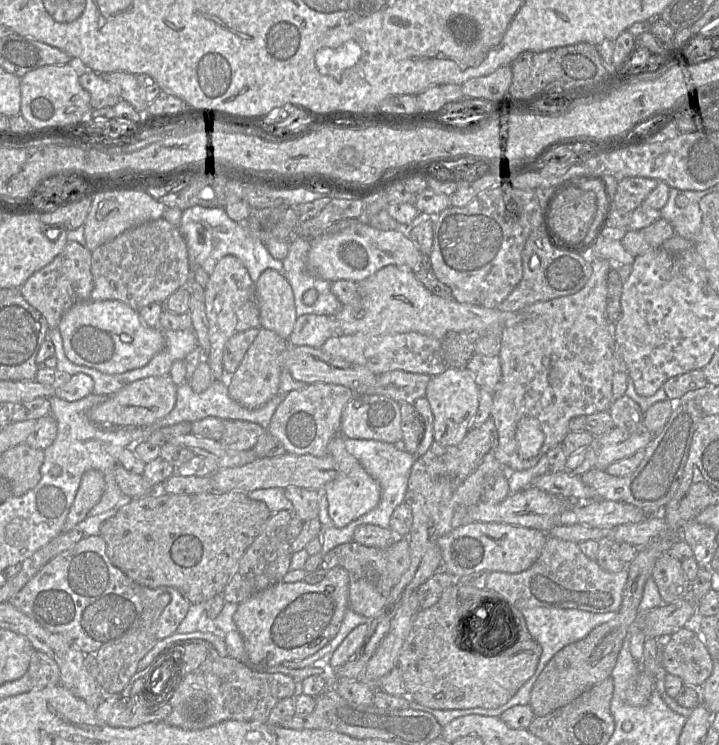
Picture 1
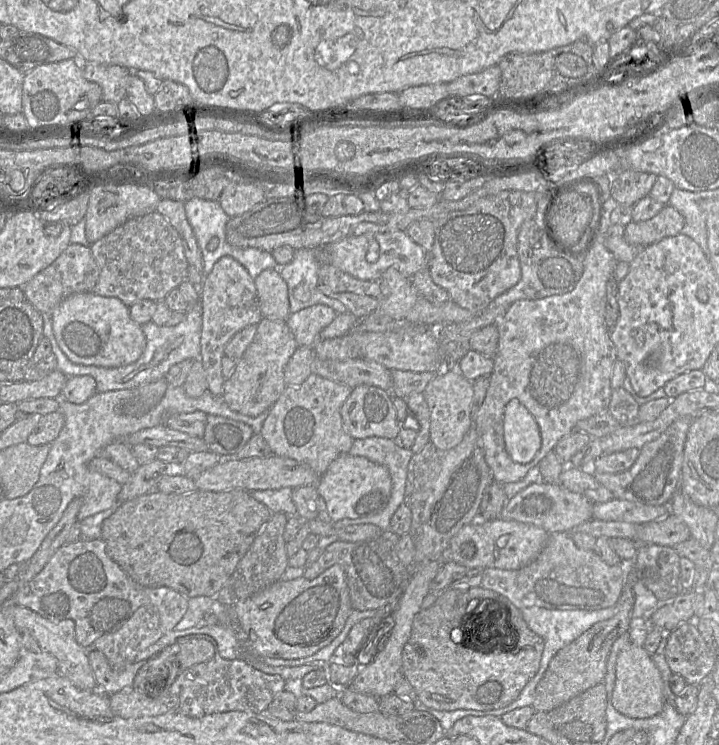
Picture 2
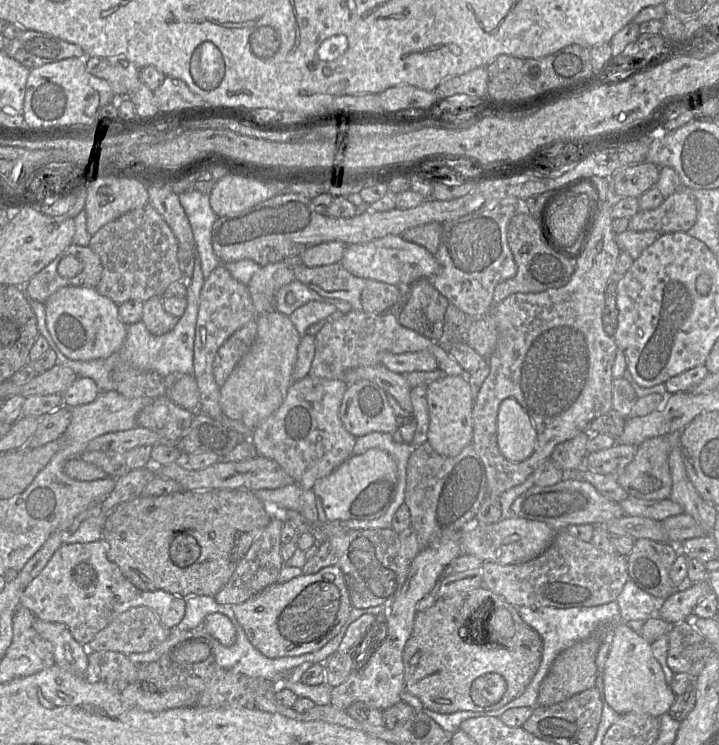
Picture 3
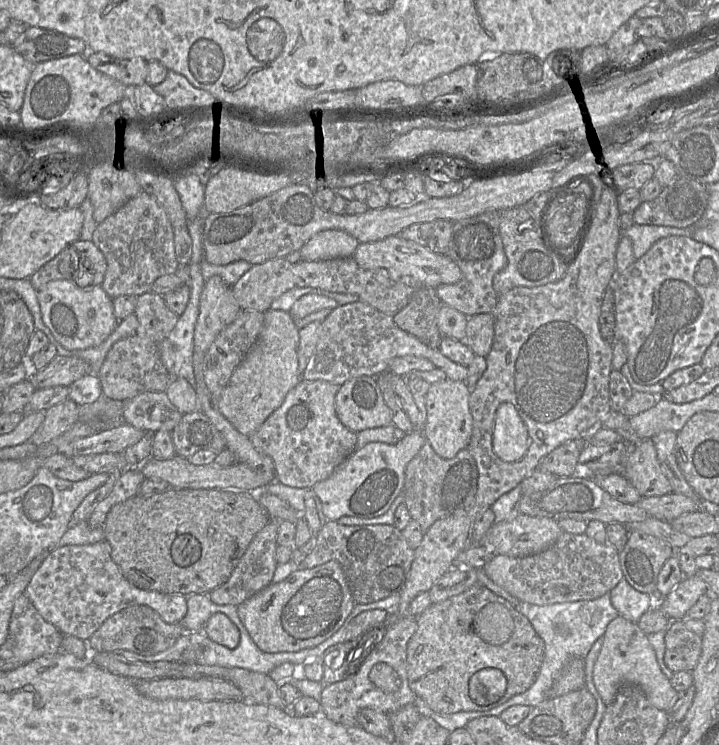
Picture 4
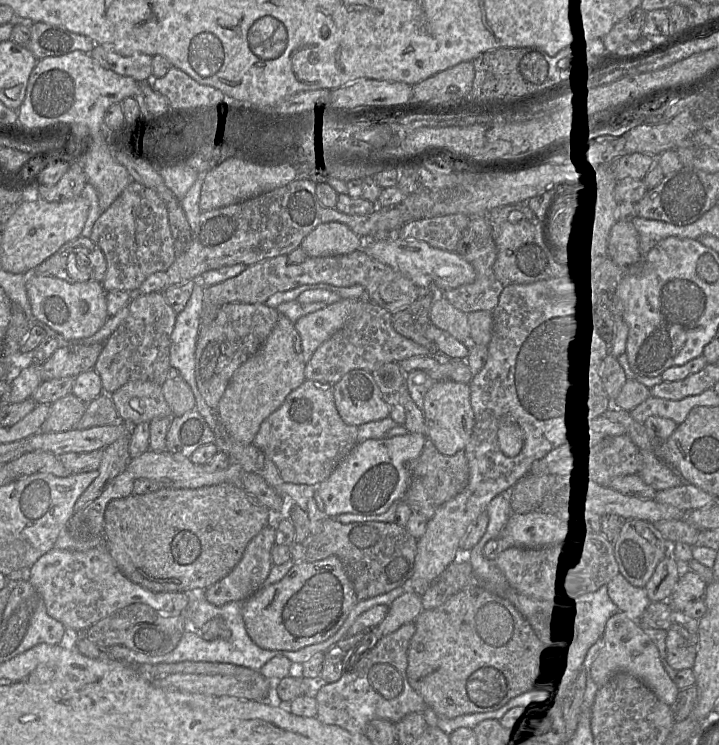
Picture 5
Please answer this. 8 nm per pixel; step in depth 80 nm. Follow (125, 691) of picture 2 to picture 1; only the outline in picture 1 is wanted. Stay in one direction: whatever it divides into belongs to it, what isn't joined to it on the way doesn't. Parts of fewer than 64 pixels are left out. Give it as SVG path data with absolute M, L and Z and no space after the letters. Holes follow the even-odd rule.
M142 695L141 706L137 706L131 696L126 702L116 699L102 700L96 708L97 718L111 727L134 728L139 725L153 722L164 721L171 712L171 699L160 707L151 707L145 695Z

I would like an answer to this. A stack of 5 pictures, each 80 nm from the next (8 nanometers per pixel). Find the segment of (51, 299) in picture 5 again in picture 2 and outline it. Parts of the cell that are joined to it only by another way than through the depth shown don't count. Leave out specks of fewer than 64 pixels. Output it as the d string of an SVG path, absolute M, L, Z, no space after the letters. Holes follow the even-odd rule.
M94 292L76 293L64 299L51 314L53 333L70 361L102 367L126 366L137 361L146 348L141 325L130 316L129 307L120 299Z

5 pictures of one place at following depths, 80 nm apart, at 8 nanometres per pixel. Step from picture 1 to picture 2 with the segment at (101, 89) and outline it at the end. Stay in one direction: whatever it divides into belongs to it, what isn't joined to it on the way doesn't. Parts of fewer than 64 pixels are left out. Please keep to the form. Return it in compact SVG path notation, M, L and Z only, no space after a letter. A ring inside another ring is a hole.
M82 63L82 71L87 80L101 87L102 101L117 104L126 98L127 81L133 71L119 65L98 63Z

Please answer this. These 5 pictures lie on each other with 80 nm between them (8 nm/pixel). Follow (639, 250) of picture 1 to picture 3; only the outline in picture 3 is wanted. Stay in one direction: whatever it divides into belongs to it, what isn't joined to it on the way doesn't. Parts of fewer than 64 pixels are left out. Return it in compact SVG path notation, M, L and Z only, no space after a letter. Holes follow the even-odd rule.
M681 187L664 198L655 209L639 210L629 219L628 229L632 231L653 230L667 234L687 232L697 220L698 207L693 189Z

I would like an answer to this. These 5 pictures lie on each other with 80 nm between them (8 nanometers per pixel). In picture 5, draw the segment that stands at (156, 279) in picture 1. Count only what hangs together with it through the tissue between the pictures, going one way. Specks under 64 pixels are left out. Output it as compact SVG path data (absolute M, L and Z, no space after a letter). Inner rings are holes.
M132 181L96 220L90 239L101 249L107 262L106 275L101 282L106 292L137 293L149 275L155 272L166 272L176 259L165 202L154 190L136 181Z

